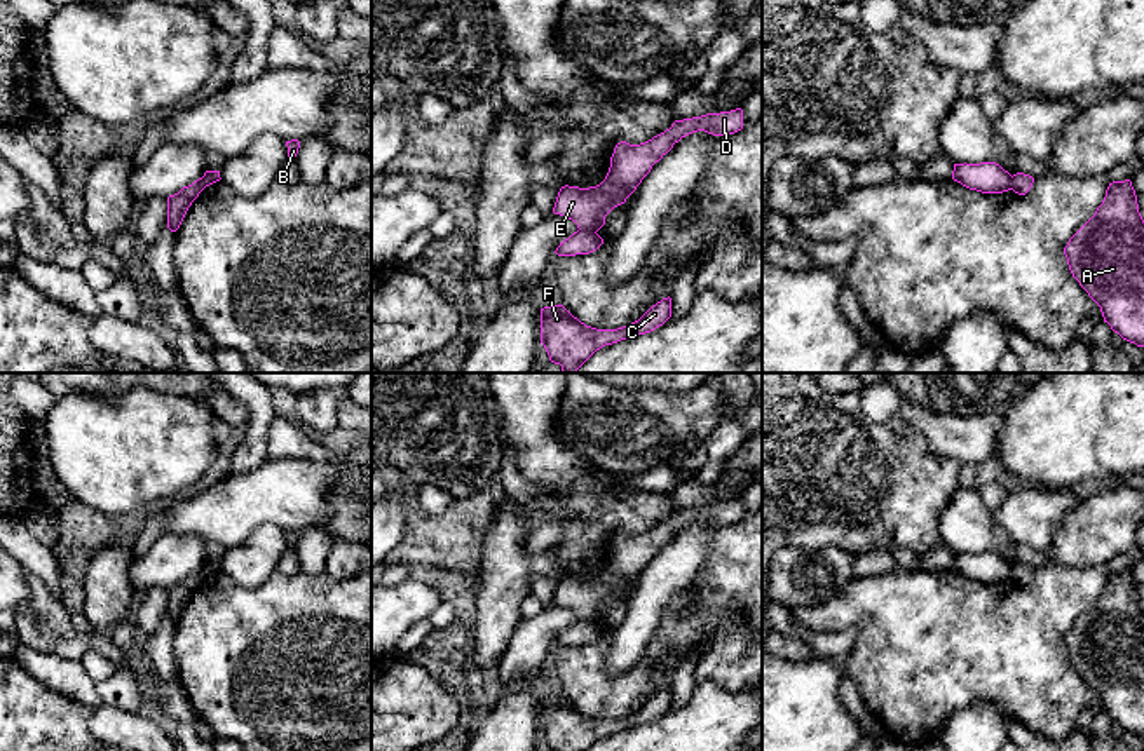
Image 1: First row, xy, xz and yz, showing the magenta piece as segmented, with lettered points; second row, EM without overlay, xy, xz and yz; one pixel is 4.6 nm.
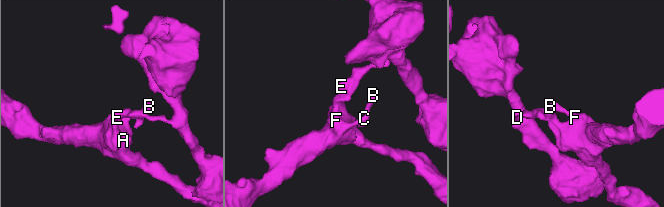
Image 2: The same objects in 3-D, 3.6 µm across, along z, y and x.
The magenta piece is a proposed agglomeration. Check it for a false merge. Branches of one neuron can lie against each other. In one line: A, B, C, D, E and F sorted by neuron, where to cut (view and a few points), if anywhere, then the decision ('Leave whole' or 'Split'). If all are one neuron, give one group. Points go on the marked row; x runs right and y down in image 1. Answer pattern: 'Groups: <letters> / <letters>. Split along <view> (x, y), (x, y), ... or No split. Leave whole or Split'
Groups: A B C F / D E. Split along xz (579, 227), (595, 232). Split

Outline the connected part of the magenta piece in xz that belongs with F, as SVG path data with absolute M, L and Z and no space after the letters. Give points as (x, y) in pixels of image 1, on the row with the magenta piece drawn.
M670 296L652 305L638 321L617 329L586 326L563 305L551 305L541 308L541 343L549 361L560 364L563 373L577 373L577 369L602 347L630 336L650 333L670 317Z

